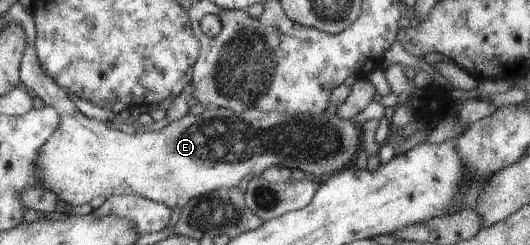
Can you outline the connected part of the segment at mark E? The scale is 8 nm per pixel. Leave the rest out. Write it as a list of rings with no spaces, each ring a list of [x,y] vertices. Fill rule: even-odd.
[[[37,47],[26,48],[25,57],[23,58],[21,64],[21,79],[22,83],[34,90],[37,96],[40,97],[46,105],[56,107],[56,110],[62,110],[62,122],[60,128],[56,130],[50,140],[46,142],[45,146],[41,148],[40,158],[38,158],[38,168],[40,168],[40,178],[42,178],[42,188],[46,190],[52,190],[56,192],[58,196],[61,196],[60,200],[62,202],[67,202],[71,206],[78,206],[80,204],[88,203],[92,198],[96,196],[104,196],[104,198],[110,195],[138,195],[146,199],[150,199],[154,202],[160,202],[164,206],[168,206],[174,210],[174,208],[182,208],[186,202],[192,200],[192,198],[198,198],[202,194],[212,192],[212,190],[218,190],[218,188],[228,188],[230,186],[237,186],[237,183],[242,180],[242,178],[252,178],[253,176],[258,176],[262,171],[268,169],[270,166],[279,166],[288,168],[290,170],[300,170],[308,178],[313,178],[318,180],[318,176],[328,176],[328,174],[334,174],[342,170],[344,166],[348,167],[348,162],[352,158],[352,154],[359,149],[358,146],[358,134],[360,134],[360,128],[356,128],[356,124],[352,124],[349,119],[338,118],[336,113],[326,114],[310,114],[309,117],[299,117],[299,116],[288,116],[288,114],[280,114],[279,112],[262,112],[261,110],[248,109],[242,112],[228,111],[222,108],[207,107],[207,109],[202,110],[200,114],[190,115],[188,113],[184,116],[169,122],[164,126],[164,128],[158,129],[156,131],[150,131],[149,133],[133,133],[127,134],[120,130],[117,130],[108,122],[97,121],[96,119],[91,119],[82,115],[74,105],[70,96],[66,97],[66,90],[64,90],[54,78],[50,78],[50,75],[44,72],[42,68]]]

